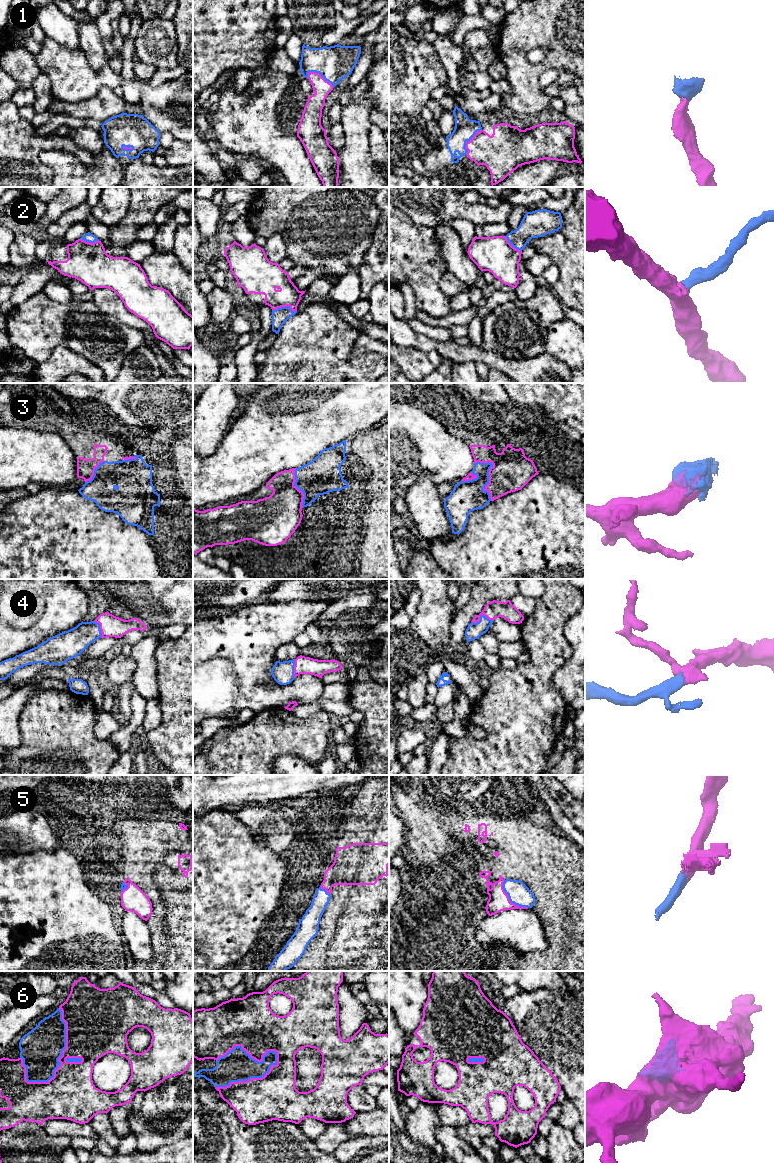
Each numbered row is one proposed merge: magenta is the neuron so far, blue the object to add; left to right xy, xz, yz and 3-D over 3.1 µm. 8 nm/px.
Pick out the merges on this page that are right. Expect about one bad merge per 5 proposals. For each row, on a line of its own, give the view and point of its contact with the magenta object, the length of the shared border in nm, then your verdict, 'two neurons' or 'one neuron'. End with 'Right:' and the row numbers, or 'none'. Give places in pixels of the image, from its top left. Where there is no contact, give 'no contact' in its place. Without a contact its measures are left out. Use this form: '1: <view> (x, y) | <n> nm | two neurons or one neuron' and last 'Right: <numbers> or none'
1: xz (320, 75) | 240 nm | one neuron
2: xz (284, 306) | 200 nm | one neuron
3: yz (489, 474) | 340 nm | one neuron
4: yz (479, 616) | 190 nm | one neuron
5: yz (508, 899) | 300 nm | one neuron
6: xz (251, 1078) | 550 nm | one neuron
Right: 1, 2, 3, 4, 5, 6

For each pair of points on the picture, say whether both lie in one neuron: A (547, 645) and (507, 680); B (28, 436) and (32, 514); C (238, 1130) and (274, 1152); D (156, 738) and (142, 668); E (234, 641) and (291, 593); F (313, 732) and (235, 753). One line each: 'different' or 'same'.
A: same
B: different
C: same
D: different
E: different
F: same

